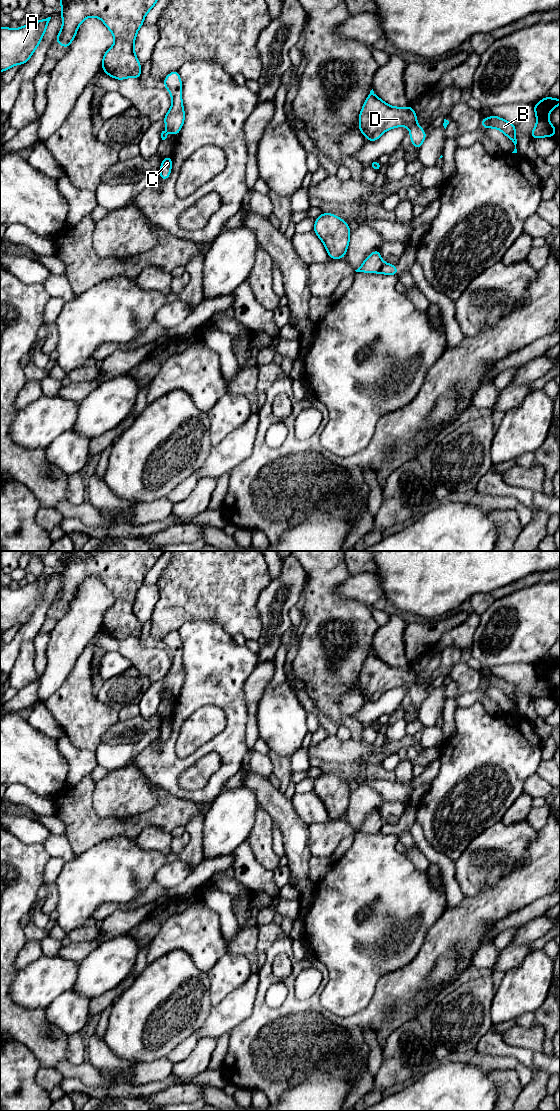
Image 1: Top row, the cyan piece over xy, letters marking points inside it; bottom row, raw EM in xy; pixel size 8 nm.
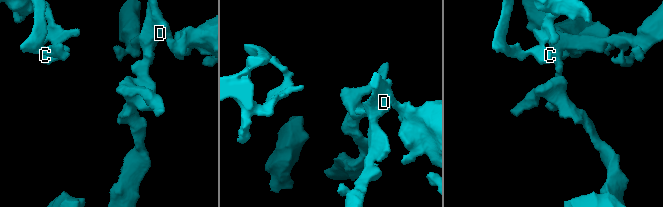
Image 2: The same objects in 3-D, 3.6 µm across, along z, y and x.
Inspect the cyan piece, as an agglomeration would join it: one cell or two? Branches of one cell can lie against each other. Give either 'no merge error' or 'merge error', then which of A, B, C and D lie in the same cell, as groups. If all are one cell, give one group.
no merge error | A B C D

